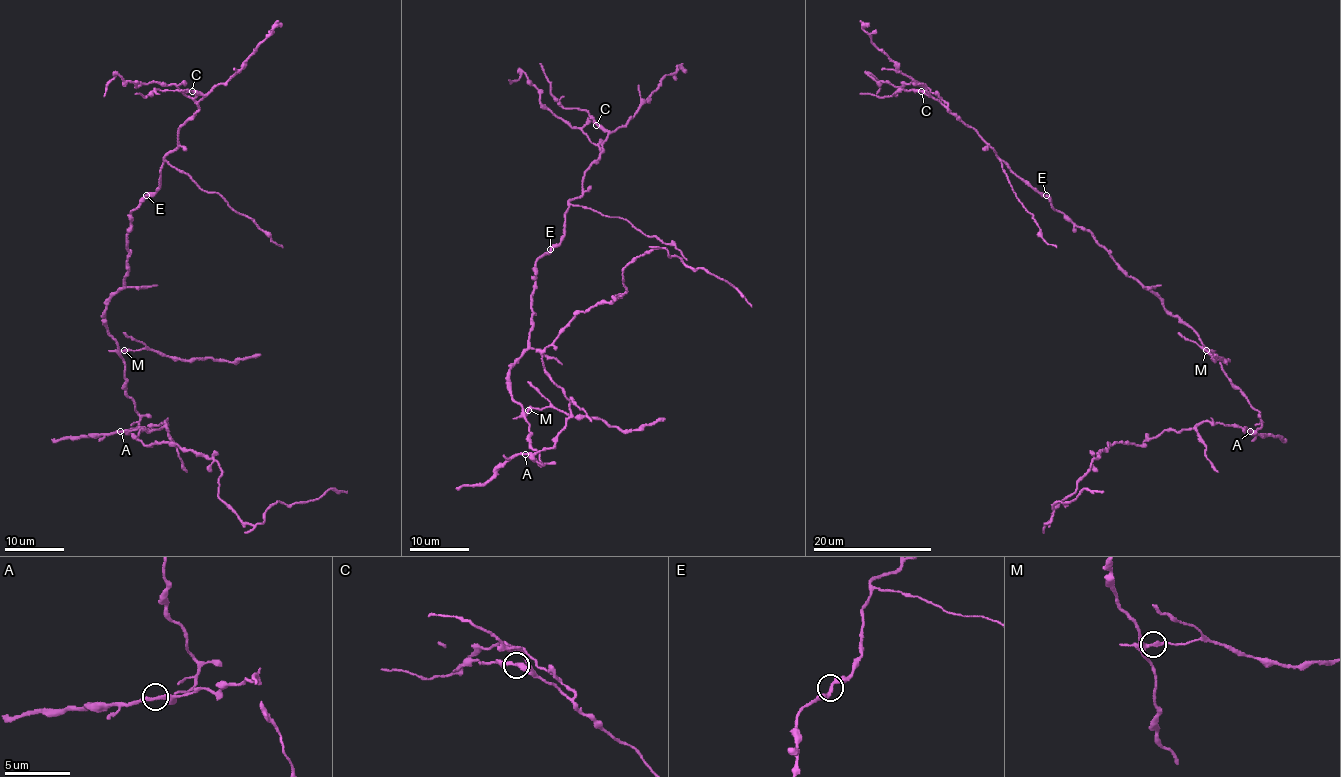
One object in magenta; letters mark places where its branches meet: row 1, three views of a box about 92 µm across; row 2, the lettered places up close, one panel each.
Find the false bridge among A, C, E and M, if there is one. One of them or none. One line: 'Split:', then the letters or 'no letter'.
Split: M

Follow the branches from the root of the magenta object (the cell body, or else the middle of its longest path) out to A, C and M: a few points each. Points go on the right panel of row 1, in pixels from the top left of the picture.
A: (1220, 364), (1225, 376), (1260, 414), (1262, 425), (1250, 431)
C: (1220, 364), (1195, 331), (1129, 277), (1089, 231), (1057, 211), (1047, 196), (1025, 183), (971, 127), (921, 91)
M: (1220, 364), (1206, 351)

